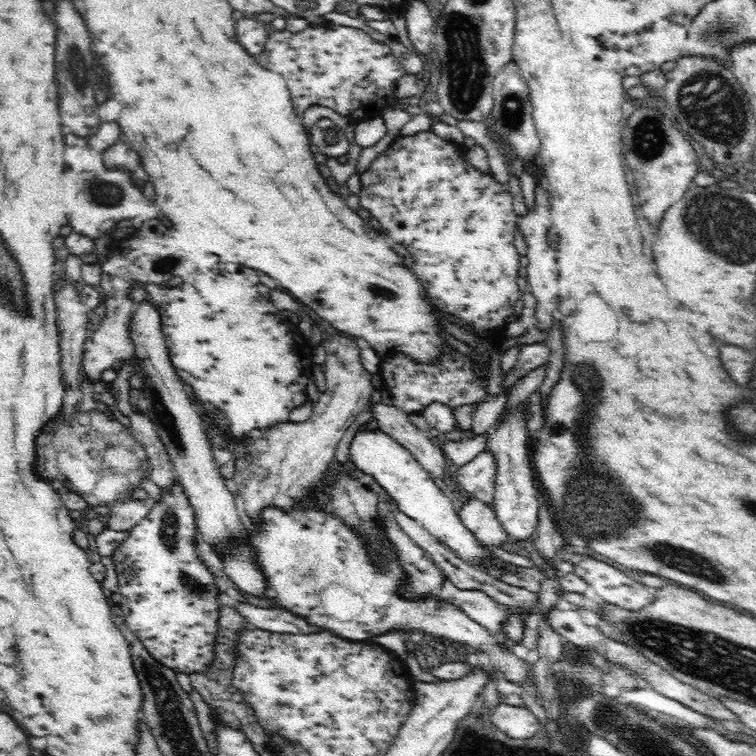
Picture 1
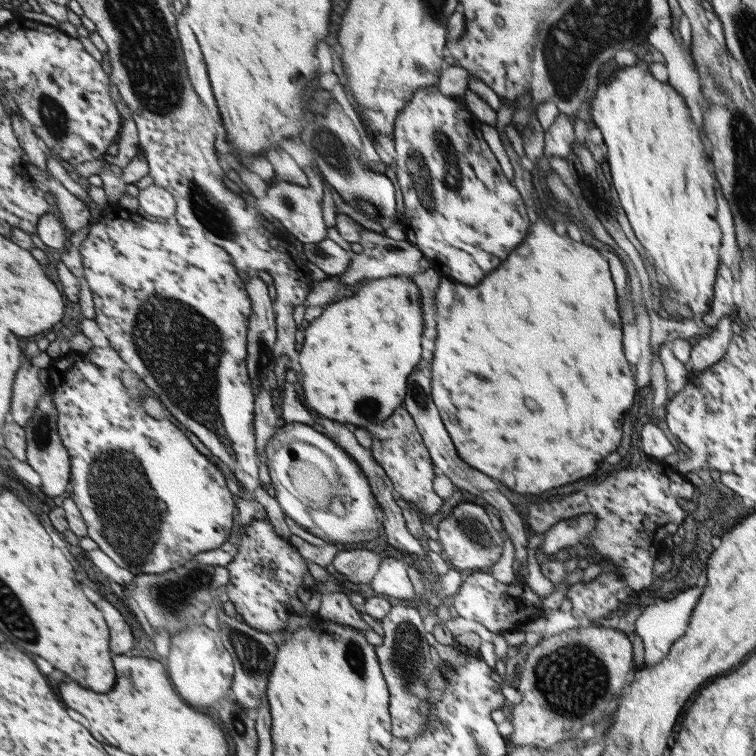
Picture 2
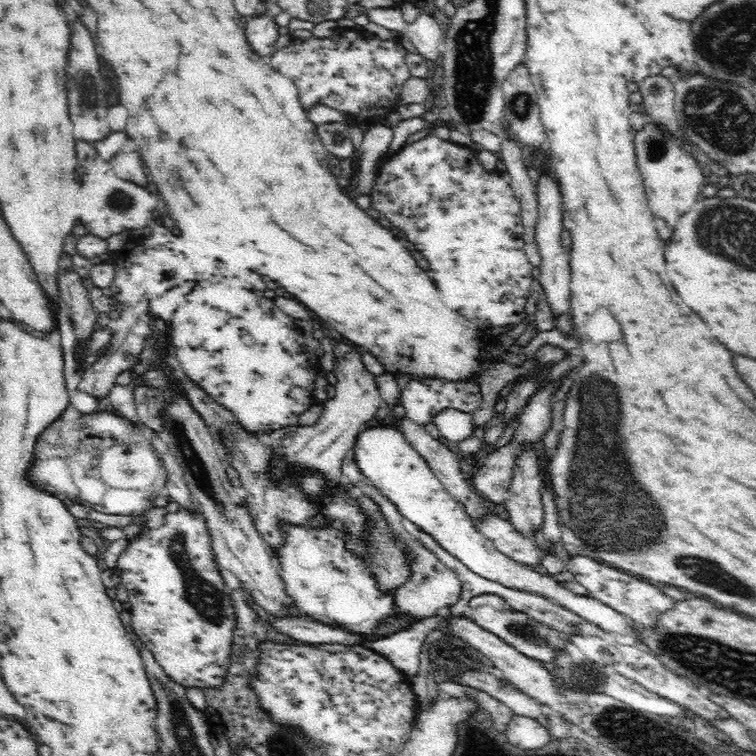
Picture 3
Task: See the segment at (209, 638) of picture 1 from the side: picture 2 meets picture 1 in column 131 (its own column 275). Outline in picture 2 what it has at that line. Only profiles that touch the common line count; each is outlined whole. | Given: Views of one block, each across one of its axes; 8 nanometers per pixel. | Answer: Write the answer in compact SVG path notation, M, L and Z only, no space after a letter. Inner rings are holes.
M254 525L245 526L243 535L241 536L242 543L238 552L233 556L232 562L229 562L225 567L230 569L230 582L226 584L227 595L230 602L233 602L236 607L236 613L242 615L244 622L258 631L272 633L286 628L288 624L288 612L278 612L278 604L284 606L284 610L290 610L288 598L296 596L296 590L300 585L304 586L304 575L310 573L310 568L306 564L306 560L286 540L282 540L278 534L262 534L262 526L256 526L254 532Z

